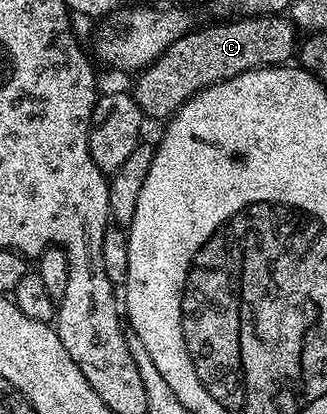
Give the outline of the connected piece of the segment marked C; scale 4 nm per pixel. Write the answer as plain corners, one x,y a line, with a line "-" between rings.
239,16
234,20
219,20
208,30
193,28
138,75
139,83
133,87
137,104
148,119
170,119
194,94
207,86
262,66
290,63
301,42
300,35
295,33
297,27
287,16

